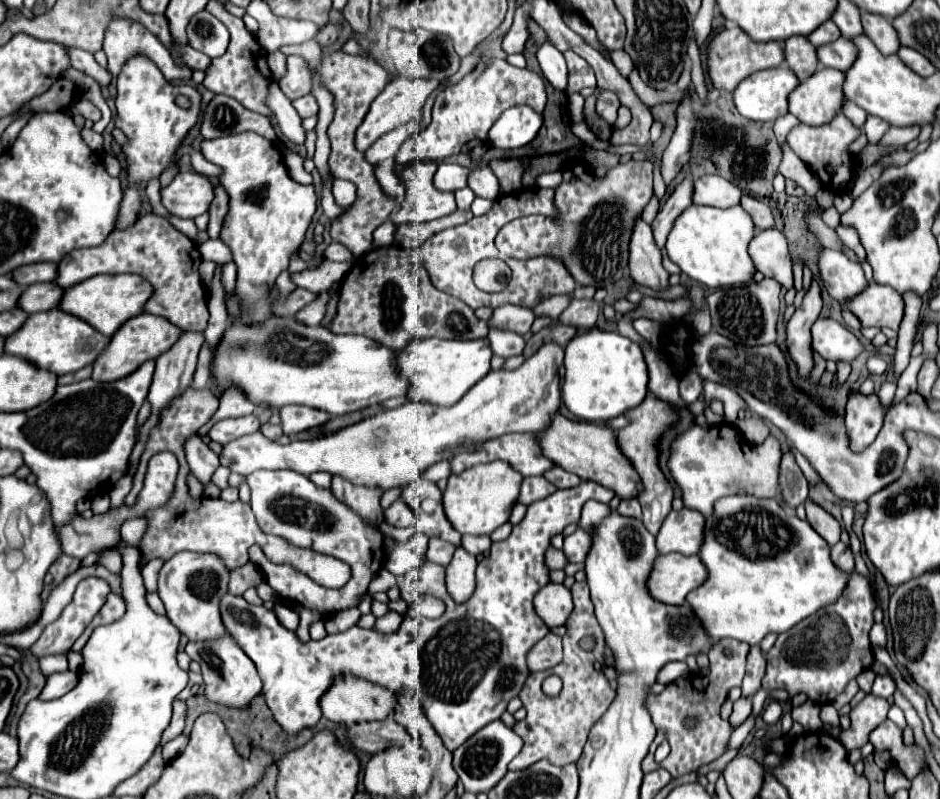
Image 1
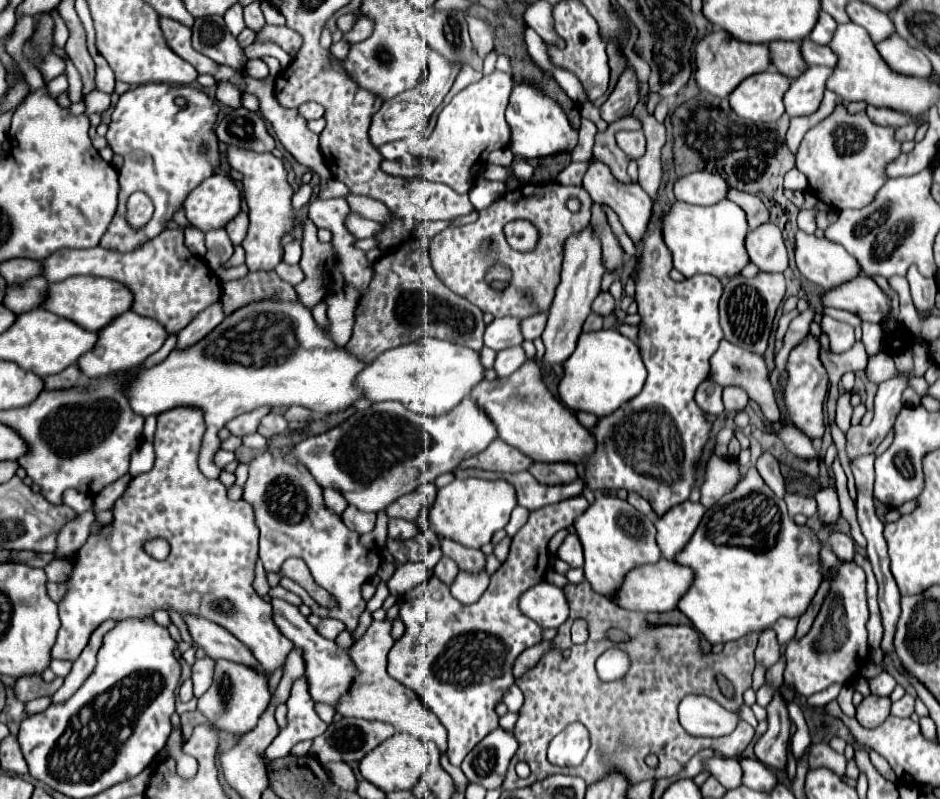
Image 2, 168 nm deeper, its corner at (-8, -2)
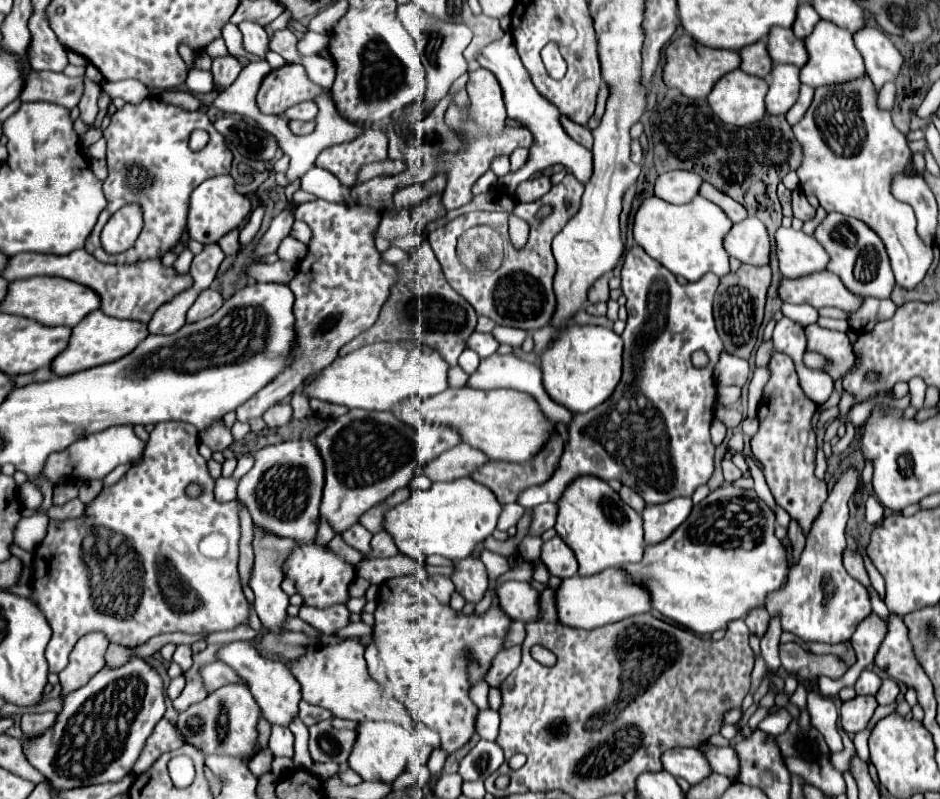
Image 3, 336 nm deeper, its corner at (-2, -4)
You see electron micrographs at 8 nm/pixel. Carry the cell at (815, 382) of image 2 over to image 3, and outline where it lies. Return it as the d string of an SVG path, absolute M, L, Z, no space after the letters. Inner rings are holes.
M773 353L767 363L771 377L763 389L763 397L757 409L759 431L751 437L753 457L761 463L763 477L777 501L791 519L795 519L803 535L811 531L815 517L821 513L821 505L827 499L827 485L813 475L815 469L815 431L811 427L811 419L817 411L817 405L805 397L799 387L799 379L795 373L795 365L791 357L785 353Z

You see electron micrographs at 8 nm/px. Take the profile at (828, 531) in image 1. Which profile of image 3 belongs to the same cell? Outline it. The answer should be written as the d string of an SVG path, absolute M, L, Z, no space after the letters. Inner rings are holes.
M847 549L845 555L843 555L843 563L845 563L845 569L851 577L855 577L861 585L869 587L871 581L869 581L869 575L865 571L865 565L863 565L863 555L859 555L857 551L851 551Z

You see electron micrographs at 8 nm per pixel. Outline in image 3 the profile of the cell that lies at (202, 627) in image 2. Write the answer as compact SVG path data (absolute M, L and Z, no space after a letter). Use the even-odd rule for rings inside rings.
M233 641L233 643L225 645L219 651L217 659L227 663L229 667L233 667L237 671L237 675L247 681L251 695L259 703L263 719L267 719L271 725L289 727L289 723L299 715L299 707L297 707L301 701L299 683L293 679L293 675L287 671L287 667L283 663L263 659L247 641Z

